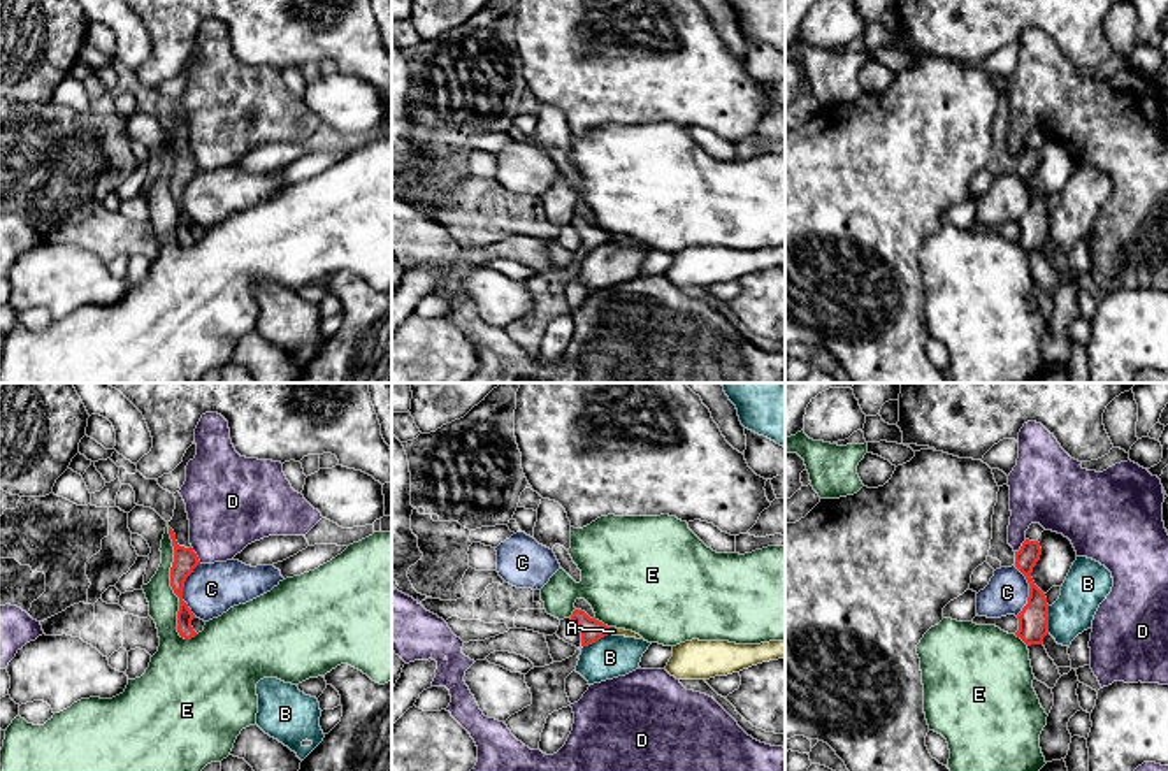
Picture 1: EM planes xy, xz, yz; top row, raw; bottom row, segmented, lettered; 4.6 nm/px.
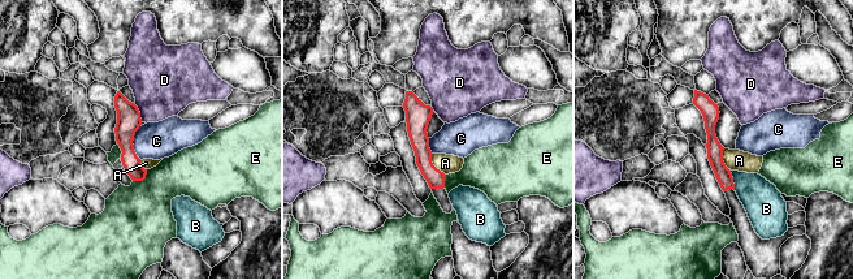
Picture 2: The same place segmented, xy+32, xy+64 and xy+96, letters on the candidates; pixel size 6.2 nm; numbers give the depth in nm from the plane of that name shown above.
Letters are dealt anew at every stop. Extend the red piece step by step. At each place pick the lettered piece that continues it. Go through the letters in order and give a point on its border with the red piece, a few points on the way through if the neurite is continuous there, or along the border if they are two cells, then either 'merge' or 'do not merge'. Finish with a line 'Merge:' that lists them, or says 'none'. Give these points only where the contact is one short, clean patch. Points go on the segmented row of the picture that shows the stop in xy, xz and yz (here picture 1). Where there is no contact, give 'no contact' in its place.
A: contact xz (608, 631); border xz (608, 627), (610, 633); do not merge
B: contact yz (1047, 620); border yz (1047, 606), (1049, 633); do not merge
C: contact xy (183, 587); border xy (199, 562), (183, 589), (183, 601), (194, 615); do not merge
D: contact xy (195, 555); border xy (190, 547), (201, 562); do not merge
E: contact xy (171, 585); do not merge
Merge: none

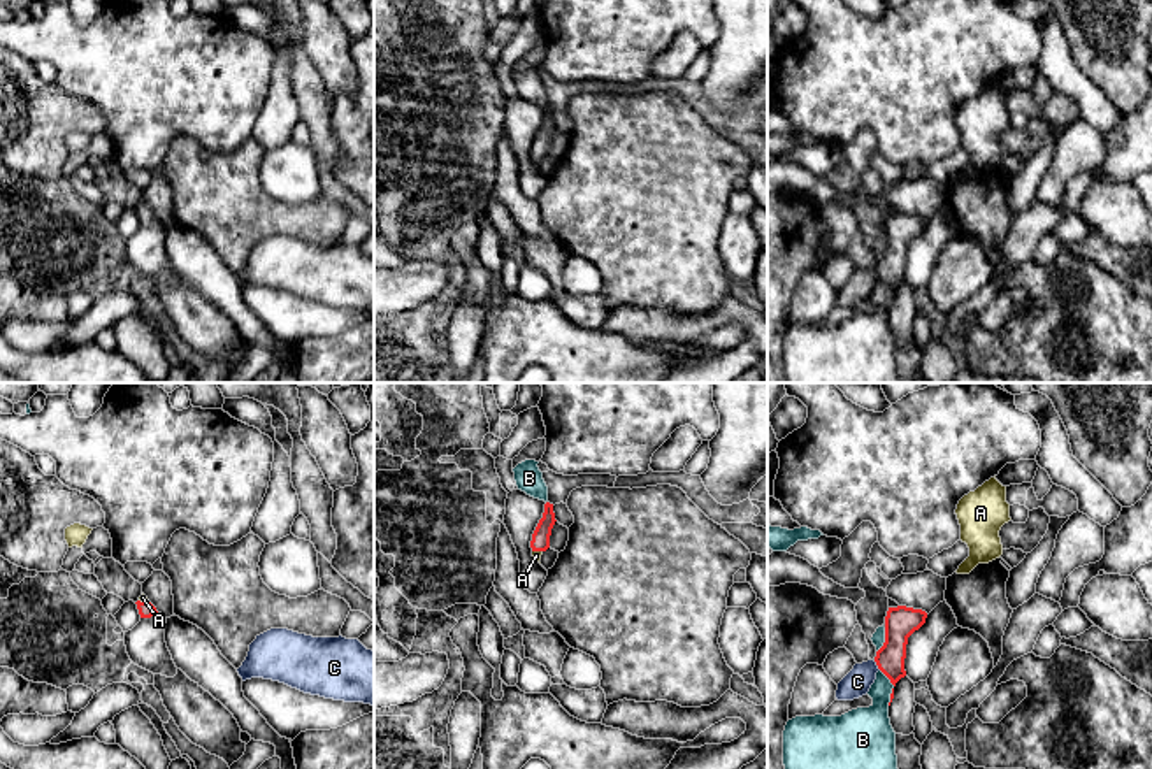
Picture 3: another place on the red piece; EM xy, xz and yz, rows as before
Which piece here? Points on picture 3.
A: contact xz (538, 550); way xz (540, 541), (538, 550), (536, 555); merge
B: contact yz (892, 689); do not merge
C: contact yz (877, 664); border yz (873, 661), (880, 669); do not merge
Merge: A

